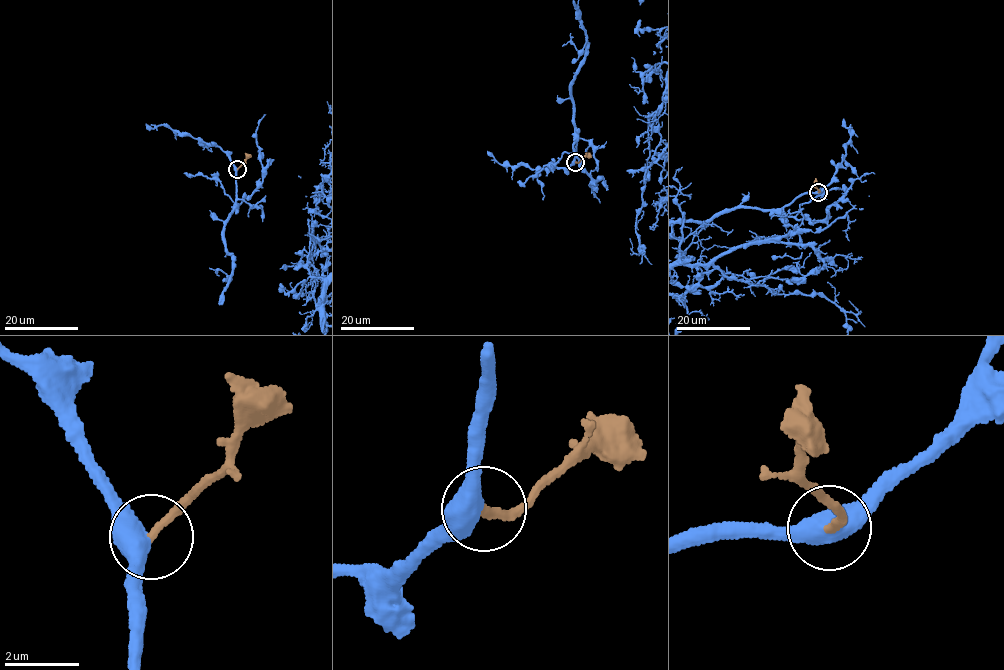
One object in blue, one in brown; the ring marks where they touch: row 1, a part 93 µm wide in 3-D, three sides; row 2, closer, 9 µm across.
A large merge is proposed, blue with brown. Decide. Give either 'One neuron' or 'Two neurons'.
One neuron

